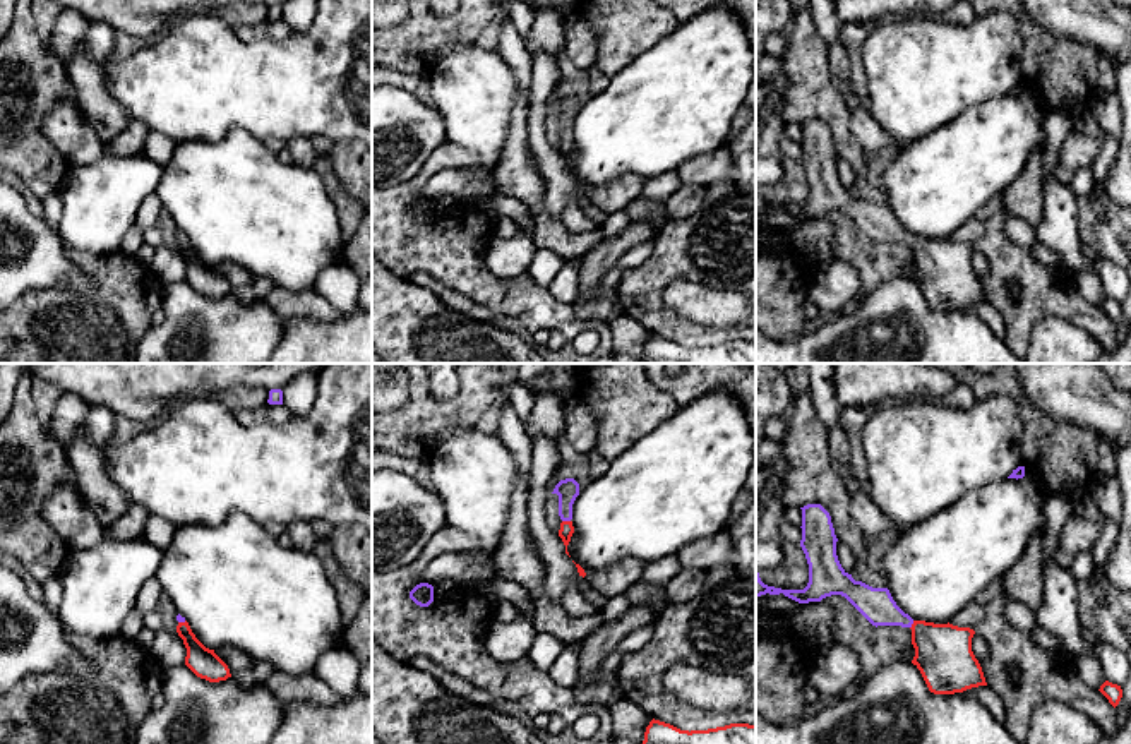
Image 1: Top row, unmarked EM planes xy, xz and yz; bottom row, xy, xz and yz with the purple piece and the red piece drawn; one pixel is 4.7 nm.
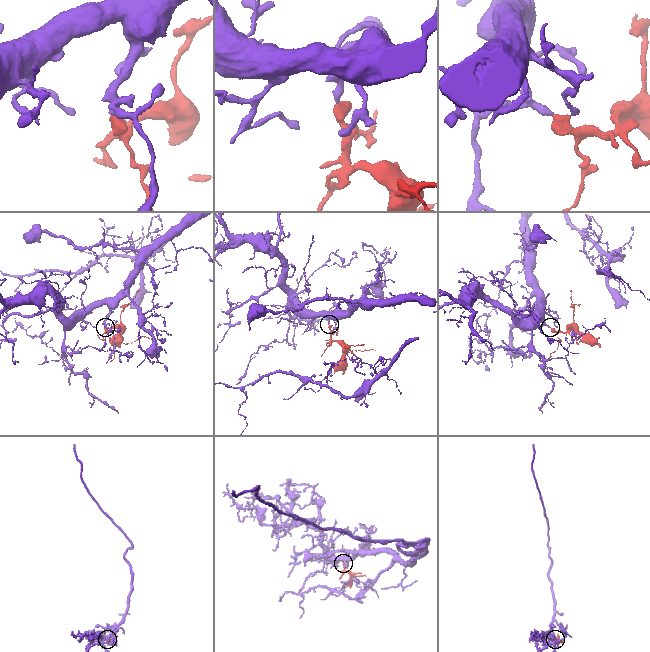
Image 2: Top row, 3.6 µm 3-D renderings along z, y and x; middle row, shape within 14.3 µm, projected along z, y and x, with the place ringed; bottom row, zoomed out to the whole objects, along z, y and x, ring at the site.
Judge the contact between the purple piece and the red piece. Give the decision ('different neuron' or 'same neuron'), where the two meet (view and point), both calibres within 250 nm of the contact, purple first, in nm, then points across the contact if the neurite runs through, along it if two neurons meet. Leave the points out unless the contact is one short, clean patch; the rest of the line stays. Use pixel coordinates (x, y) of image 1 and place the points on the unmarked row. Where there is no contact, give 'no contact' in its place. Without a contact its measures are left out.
same neuron; contact xz (566, 136); calibres 100 and 70 nm; way xz (568, 107), (566, 136), (566, 146)

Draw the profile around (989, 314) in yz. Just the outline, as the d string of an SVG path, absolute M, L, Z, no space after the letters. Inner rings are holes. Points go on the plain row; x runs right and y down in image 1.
M978 302L978 303L966 305L963 309L973 312L978 319L982 319L990 327L990 331L997 338L1004 339L1006 324L1001 312L994 305L990 305L989 302Z

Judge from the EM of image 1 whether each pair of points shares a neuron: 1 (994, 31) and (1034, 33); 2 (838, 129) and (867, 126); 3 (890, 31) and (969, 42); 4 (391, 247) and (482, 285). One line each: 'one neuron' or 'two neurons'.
1: two neurons
2: two neurons
3: one neuron
4: one neuron

